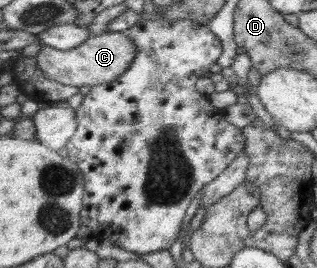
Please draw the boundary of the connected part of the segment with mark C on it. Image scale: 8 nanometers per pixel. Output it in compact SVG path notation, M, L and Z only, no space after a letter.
M108 31L101 35L90 35L85 43L67 51L42 45L38 54L33 58L37 60L37 66L43 70L45 77L80 88L96 86L118 78L131 65L131 61L135 59L135 53L137 53L137 46L129 36L123 32Z

